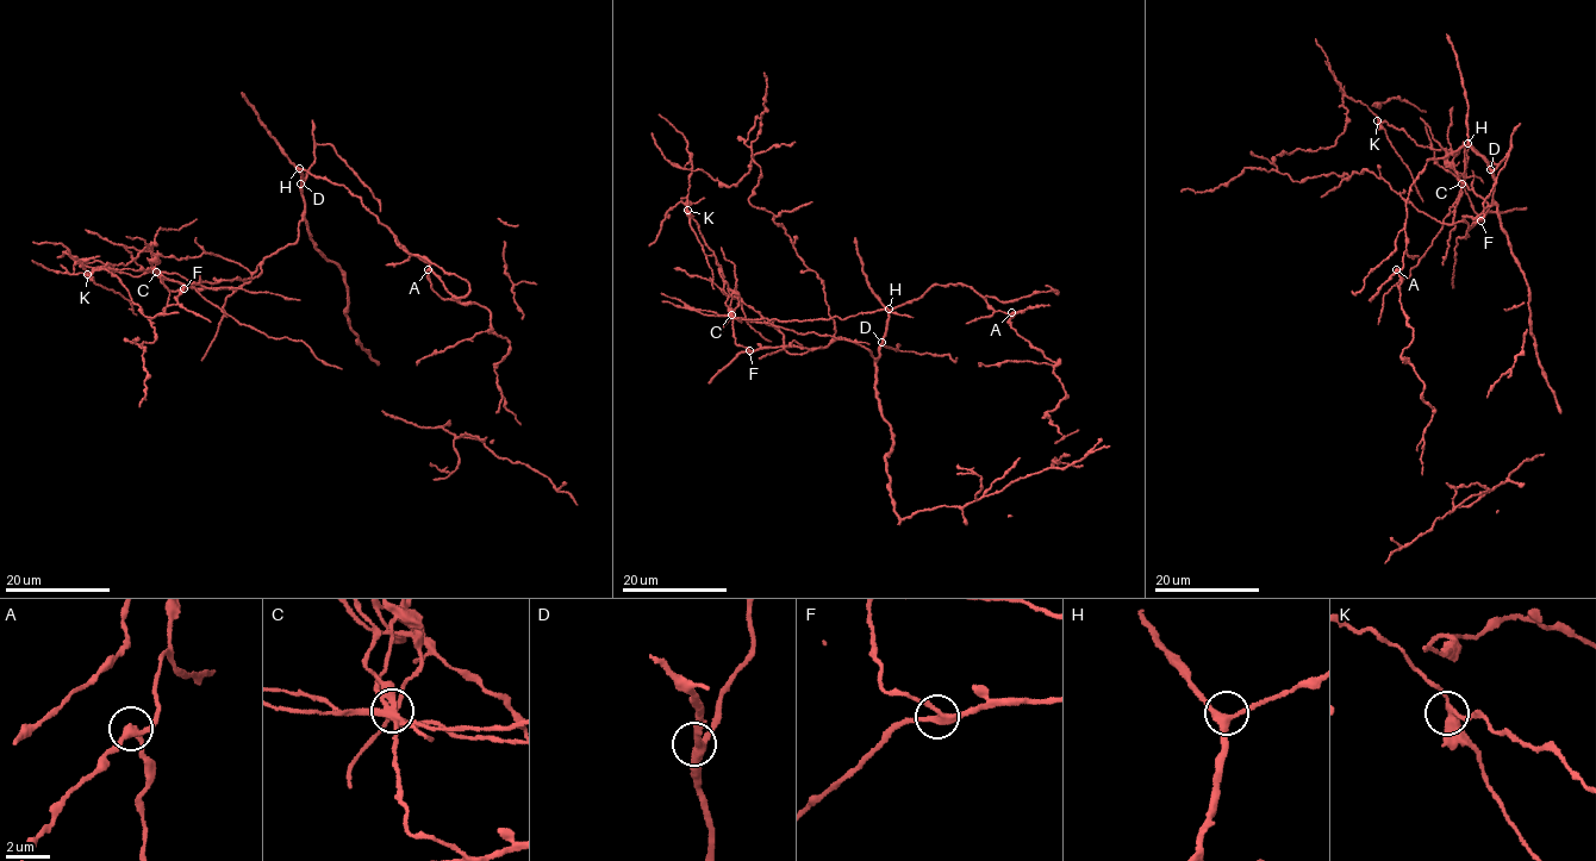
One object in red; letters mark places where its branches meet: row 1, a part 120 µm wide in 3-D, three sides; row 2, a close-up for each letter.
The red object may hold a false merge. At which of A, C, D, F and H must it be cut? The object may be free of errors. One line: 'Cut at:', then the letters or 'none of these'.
Cut at: C

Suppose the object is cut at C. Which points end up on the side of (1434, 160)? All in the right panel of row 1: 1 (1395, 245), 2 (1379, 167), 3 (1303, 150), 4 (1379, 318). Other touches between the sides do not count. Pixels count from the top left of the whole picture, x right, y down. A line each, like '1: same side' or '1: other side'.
1: same side
2: same side
3: other side
4: other side

